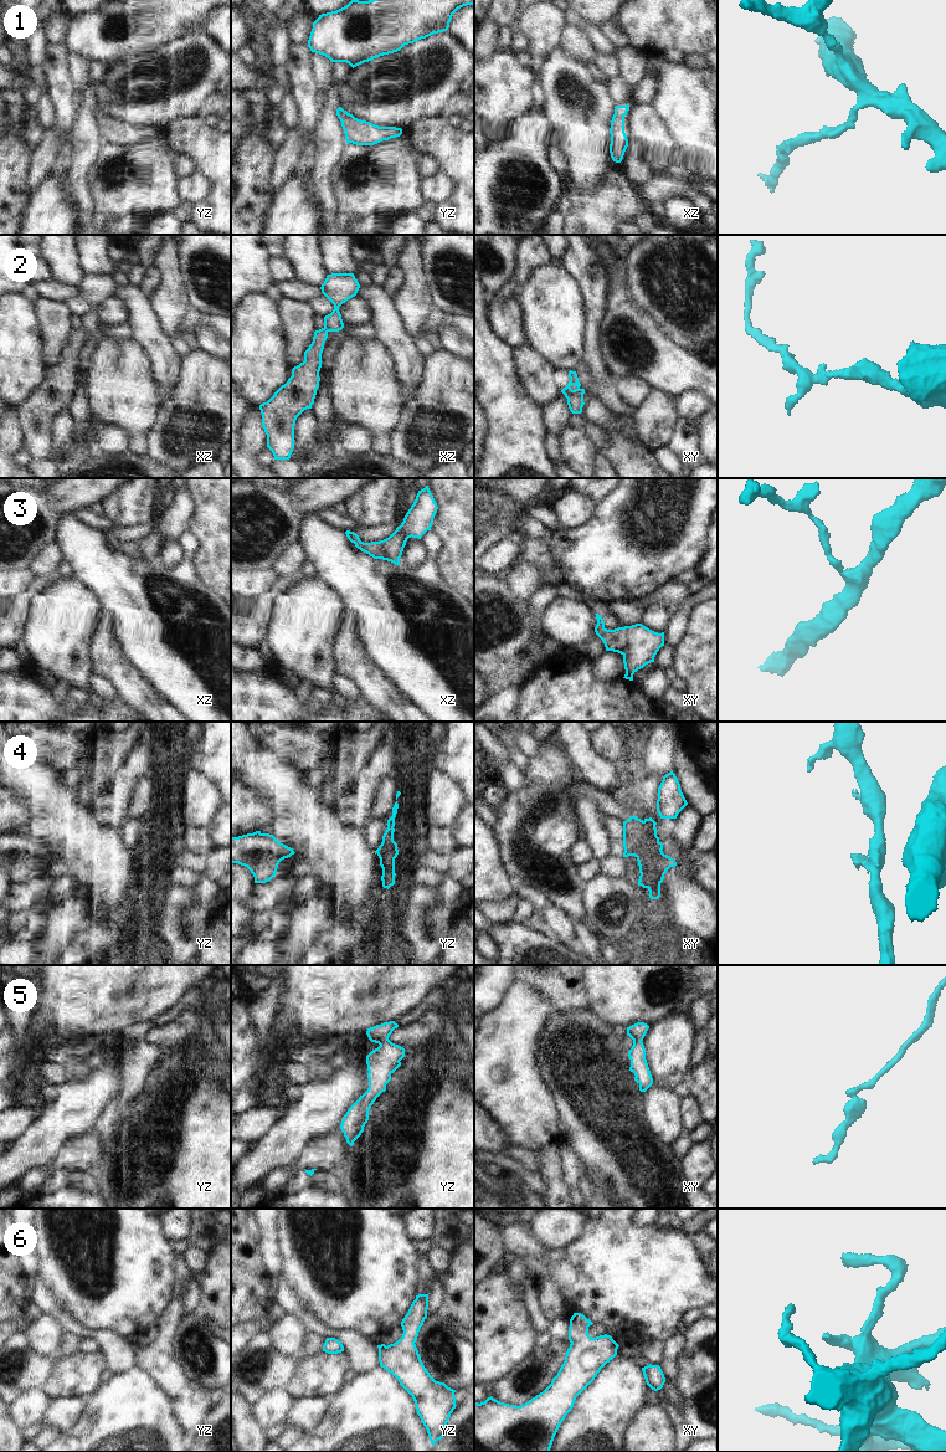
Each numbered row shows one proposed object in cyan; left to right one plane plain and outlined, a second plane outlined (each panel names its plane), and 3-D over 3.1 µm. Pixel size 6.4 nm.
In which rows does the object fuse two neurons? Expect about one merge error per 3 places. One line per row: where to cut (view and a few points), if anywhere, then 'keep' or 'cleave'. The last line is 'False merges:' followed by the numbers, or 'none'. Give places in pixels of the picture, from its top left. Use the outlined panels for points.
1: cut none; keep
2: cut none; keep
3: cut none; keep
4: cut xy (643, 821), (643, 825), (656, 835); cleave
5: cut none; keep
6: cut none; keep
False merges: 4

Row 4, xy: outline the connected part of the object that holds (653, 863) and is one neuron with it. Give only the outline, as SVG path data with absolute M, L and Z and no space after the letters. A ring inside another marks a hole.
M631 816L623 821L623 857L634 856L639 866L638 886L649 891L651 899L660 897L660 883L664 874L677 862L663 853L663 843L657 835L652 835L644 821Z

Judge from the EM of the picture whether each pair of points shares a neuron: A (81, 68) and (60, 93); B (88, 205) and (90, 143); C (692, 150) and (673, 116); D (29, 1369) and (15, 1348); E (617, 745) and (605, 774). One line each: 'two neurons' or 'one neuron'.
A: two neurons
B: one neuron
C: one neuron
D: one neuron
E: two neurons

